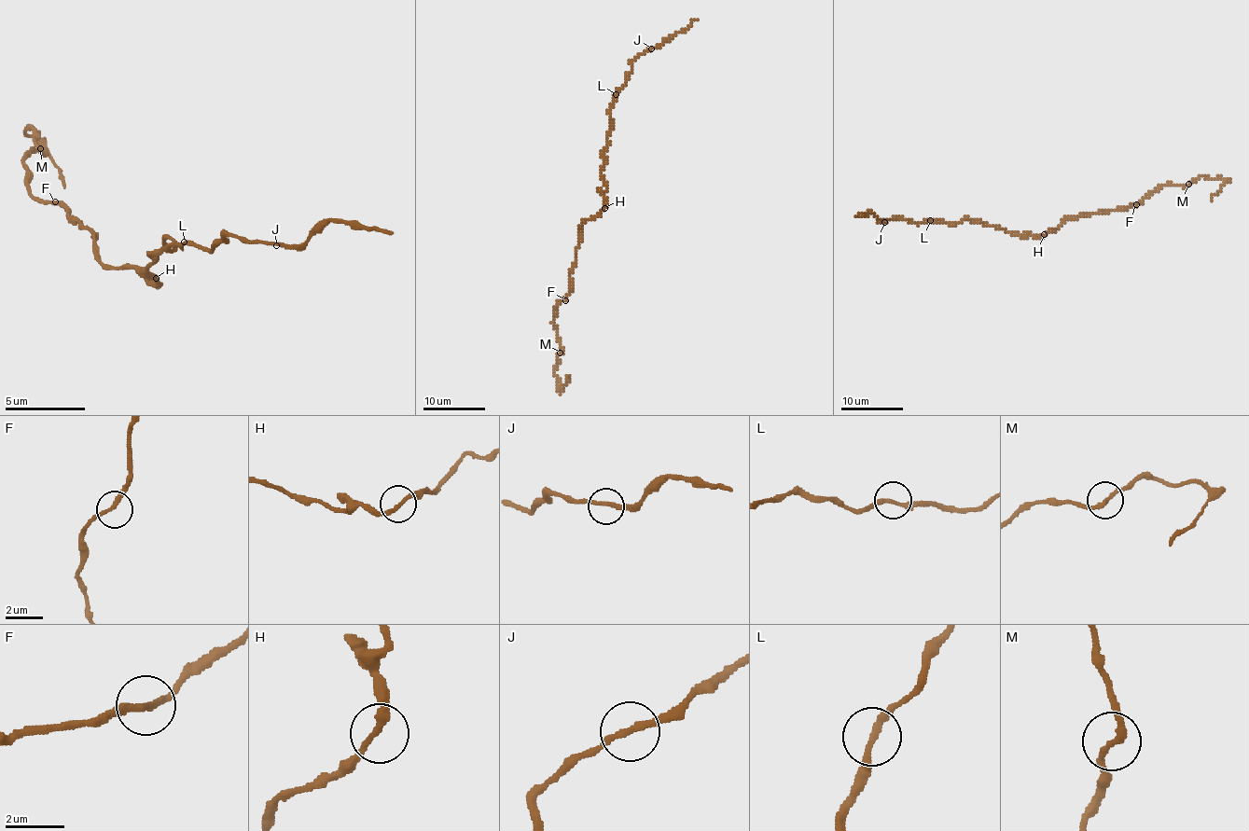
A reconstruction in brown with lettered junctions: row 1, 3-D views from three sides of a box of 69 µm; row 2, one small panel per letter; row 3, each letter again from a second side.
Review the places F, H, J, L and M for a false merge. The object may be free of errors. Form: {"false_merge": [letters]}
{"false_merge": []}

